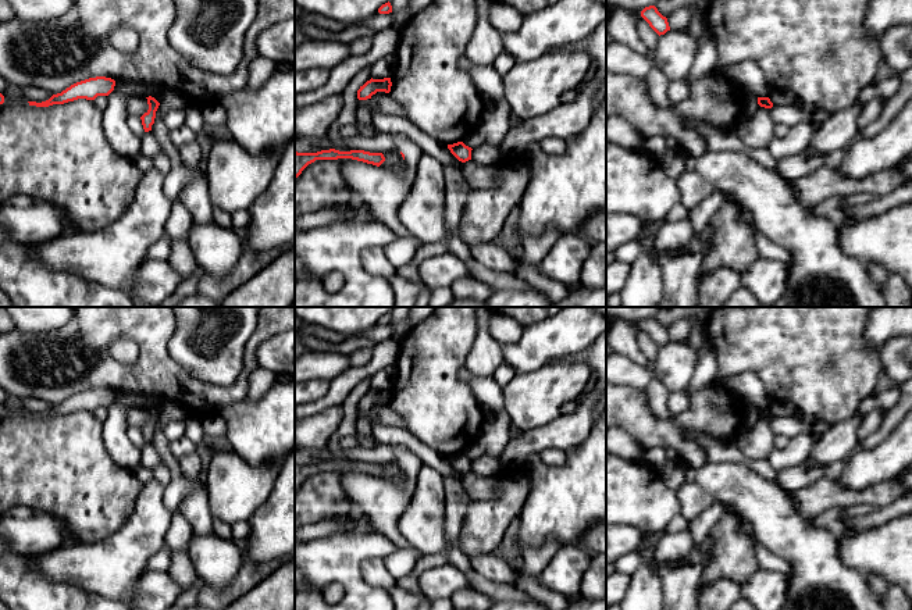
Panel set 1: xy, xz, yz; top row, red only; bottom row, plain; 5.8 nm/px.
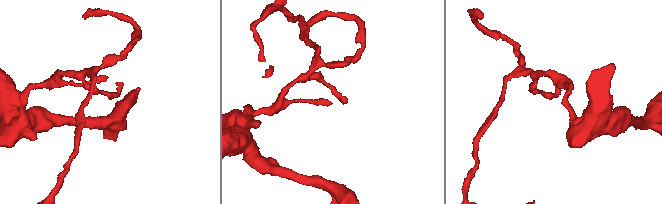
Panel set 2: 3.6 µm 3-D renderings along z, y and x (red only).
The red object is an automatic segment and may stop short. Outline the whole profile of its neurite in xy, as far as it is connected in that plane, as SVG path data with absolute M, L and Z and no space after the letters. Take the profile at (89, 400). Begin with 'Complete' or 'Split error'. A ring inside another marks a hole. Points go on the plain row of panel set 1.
Complete. M106 388L89 389L81 393L76 393L63 402L61 404L53 406L49 411L36 414L28 413L29 417L36 418L49 418L53 415L64 415L78 410L95 411L97 407L108 407L115 397L115 392Z

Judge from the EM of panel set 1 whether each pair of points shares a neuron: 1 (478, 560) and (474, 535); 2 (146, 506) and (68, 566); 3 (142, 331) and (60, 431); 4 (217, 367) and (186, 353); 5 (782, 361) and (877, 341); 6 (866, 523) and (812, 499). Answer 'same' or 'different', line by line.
1: different
2: same
3: different
4: same
5: different
6: different

